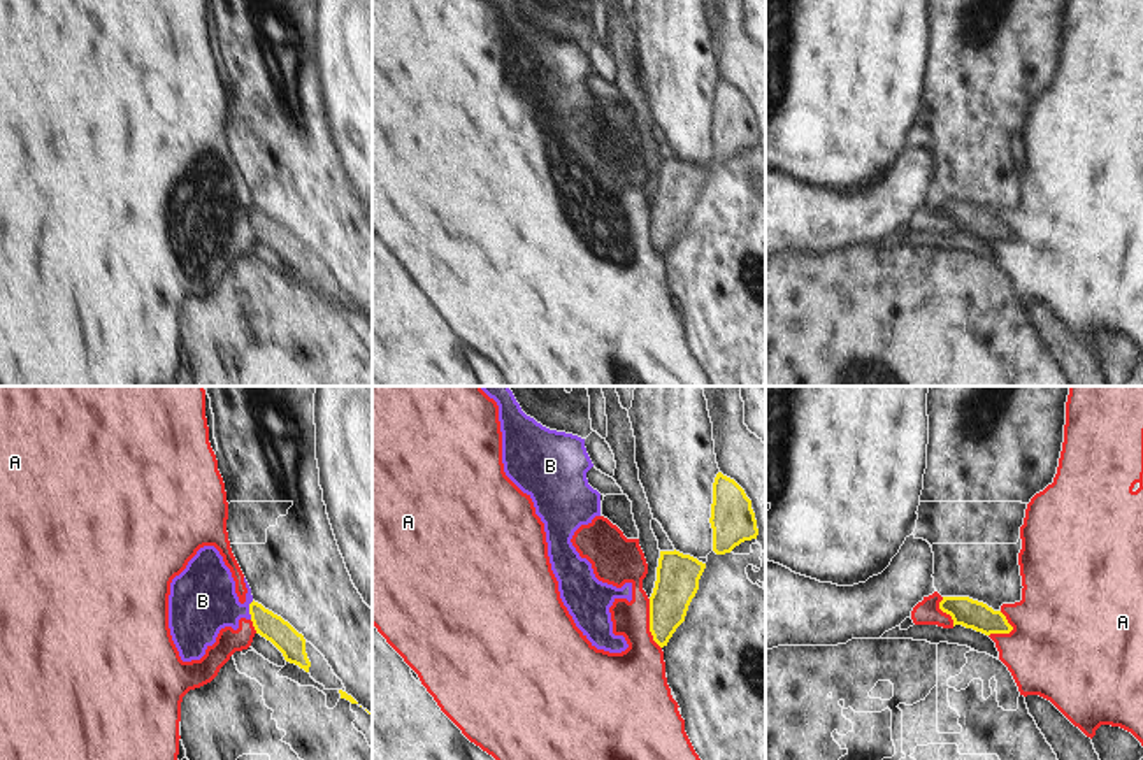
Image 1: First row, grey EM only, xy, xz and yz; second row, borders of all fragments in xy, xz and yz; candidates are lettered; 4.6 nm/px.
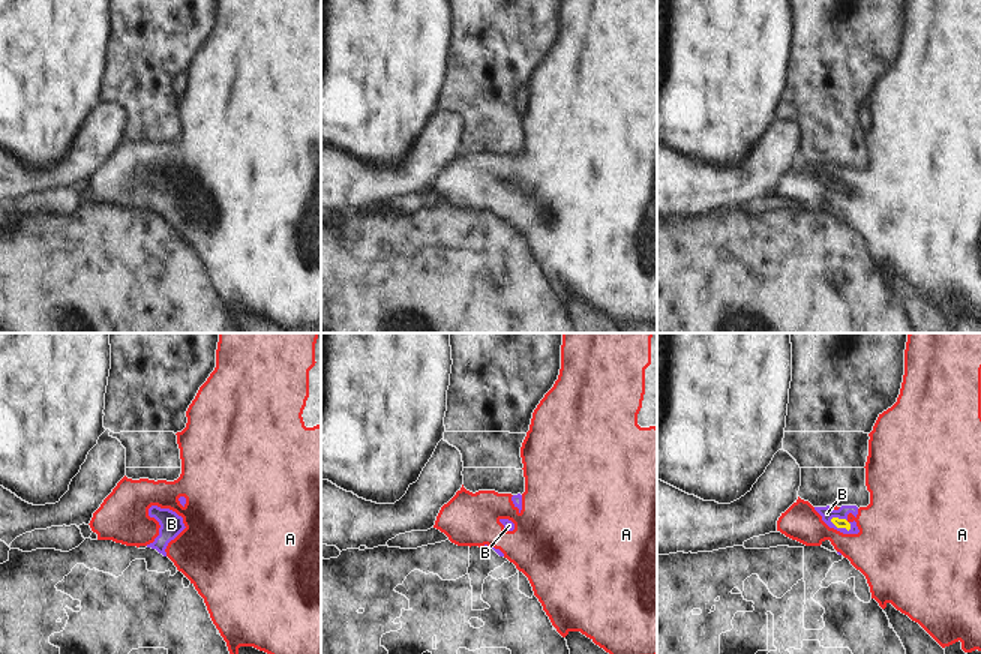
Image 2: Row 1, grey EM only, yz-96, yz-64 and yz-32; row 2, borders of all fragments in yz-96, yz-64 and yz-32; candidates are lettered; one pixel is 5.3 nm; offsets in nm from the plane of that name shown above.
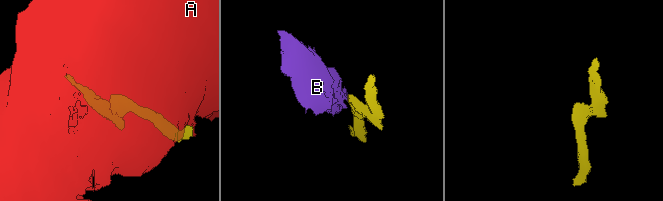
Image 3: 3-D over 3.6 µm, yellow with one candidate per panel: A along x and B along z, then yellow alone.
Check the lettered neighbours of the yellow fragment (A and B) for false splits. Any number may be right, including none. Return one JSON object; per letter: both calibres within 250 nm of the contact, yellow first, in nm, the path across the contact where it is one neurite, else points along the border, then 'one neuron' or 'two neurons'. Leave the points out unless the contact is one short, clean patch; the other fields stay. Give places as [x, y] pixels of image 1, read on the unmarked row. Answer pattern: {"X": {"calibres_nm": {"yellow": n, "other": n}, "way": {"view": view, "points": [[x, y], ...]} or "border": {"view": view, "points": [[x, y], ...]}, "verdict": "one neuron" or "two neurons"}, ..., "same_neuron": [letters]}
{"A": {"calibres_nm": {"yellow": 190, "other": 260}, "verdict": "two neurons"}, "B": {"calibres_nm": {"yellow": 120, "other": 320}, "border": {"view": "xy", "points": [[253, 207], [250, 211], [250, 225]]}, "verdict": "two neurons"}, "same_neuron": []}

